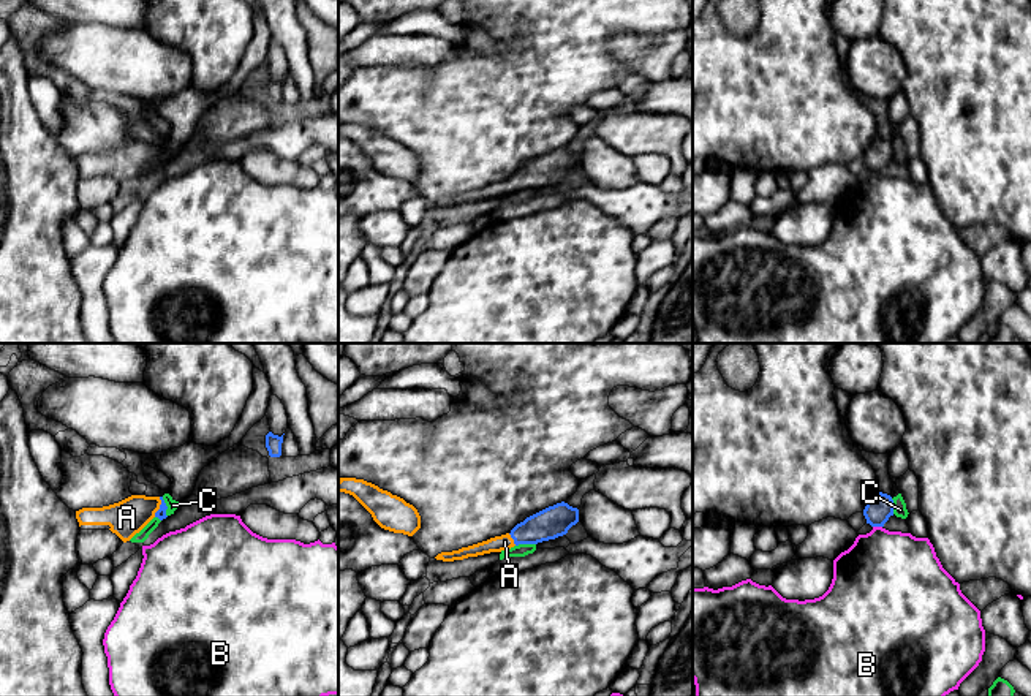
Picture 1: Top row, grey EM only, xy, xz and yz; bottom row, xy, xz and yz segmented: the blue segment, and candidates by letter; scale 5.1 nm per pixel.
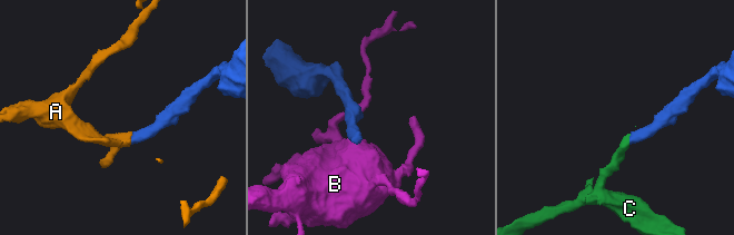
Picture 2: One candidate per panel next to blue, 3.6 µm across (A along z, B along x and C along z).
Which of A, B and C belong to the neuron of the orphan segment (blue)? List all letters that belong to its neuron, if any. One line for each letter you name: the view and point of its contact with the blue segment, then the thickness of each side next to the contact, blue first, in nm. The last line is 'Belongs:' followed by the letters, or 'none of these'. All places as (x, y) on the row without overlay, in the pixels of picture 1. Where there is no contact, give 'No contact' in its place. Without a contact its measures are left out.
A: Touches blue at xy (160, 152). Thickness 50 nm (blue) against 190 nm
Belongs: A

